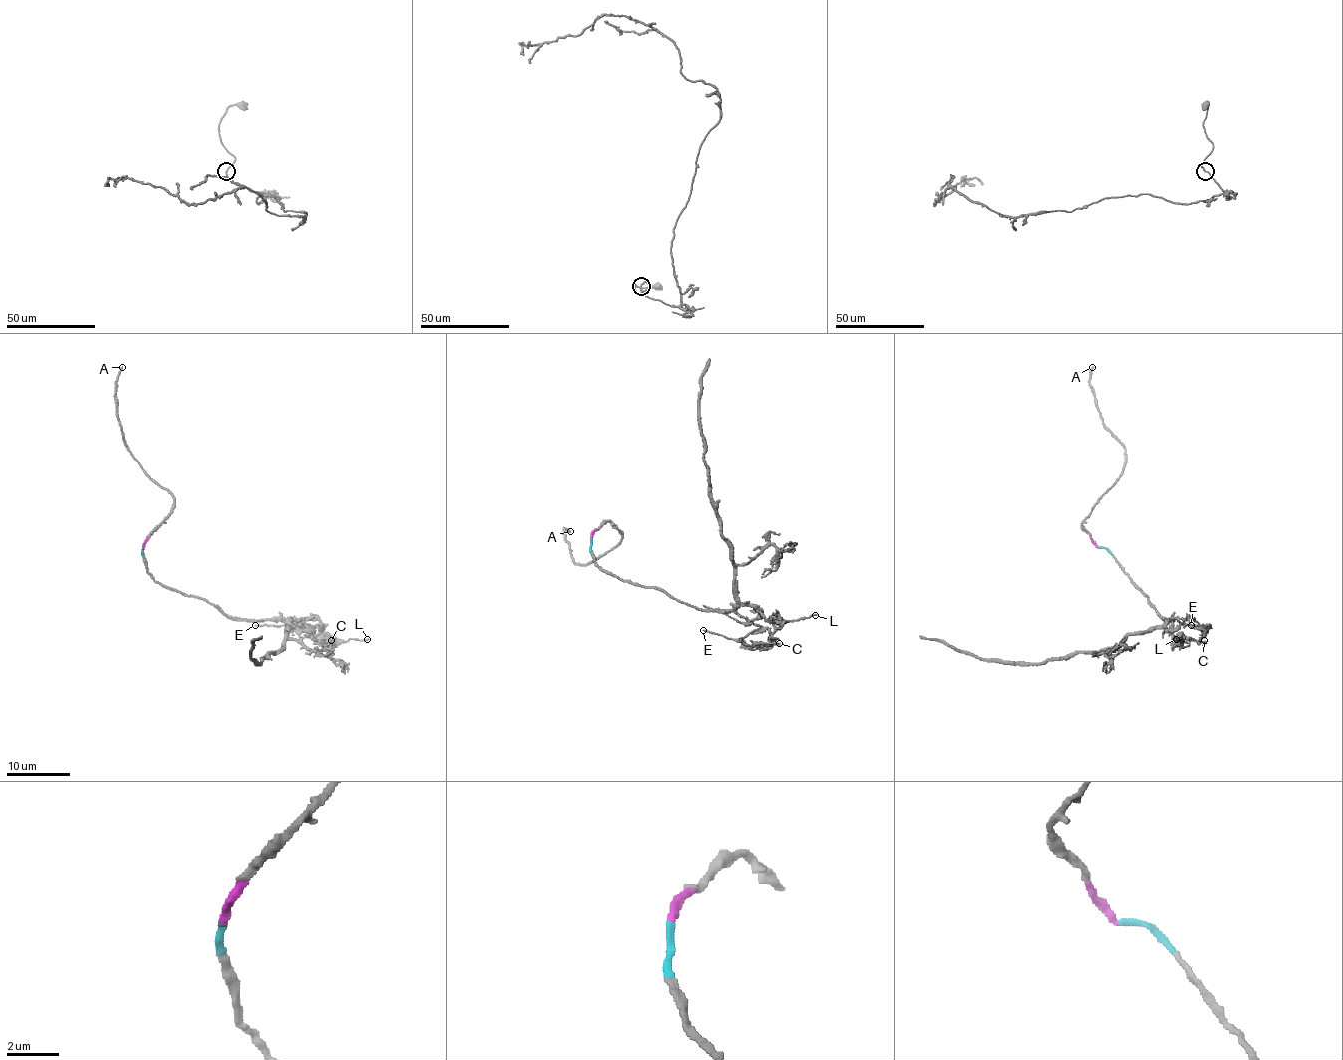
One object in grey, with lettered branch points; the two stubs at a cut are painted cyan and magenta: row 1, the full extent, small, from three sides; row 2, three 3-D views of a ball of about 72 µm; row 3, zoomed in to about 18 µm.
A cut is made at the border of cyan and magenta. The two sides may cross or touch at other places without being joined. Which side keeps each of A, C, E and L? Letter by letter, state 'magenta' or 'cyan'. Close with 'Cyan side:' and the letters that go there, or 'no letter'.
A: magenta
C: cyan
E: cyan
L: cyan
Cyan side: C, E, L

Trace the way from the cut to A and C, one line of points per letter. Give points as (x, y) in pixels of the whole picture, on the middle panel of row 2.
A: (590, 538), (610, 522), (621, 539), (594, 562), (576, 563), (563, 533), (565, 528), (570, 531)
C: (590, 538), (590, 554), (603, 570), (701, 610), (752, 605), (773, 624), (771, 643), (779, 643)

